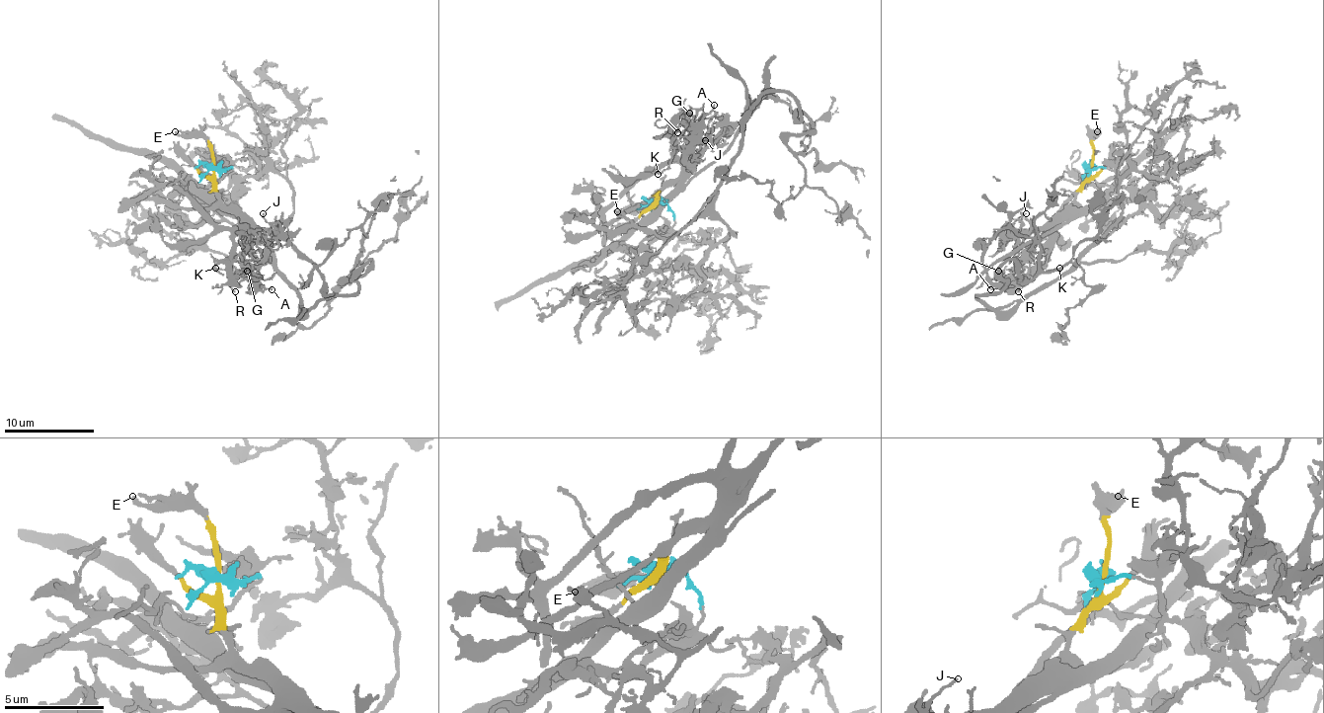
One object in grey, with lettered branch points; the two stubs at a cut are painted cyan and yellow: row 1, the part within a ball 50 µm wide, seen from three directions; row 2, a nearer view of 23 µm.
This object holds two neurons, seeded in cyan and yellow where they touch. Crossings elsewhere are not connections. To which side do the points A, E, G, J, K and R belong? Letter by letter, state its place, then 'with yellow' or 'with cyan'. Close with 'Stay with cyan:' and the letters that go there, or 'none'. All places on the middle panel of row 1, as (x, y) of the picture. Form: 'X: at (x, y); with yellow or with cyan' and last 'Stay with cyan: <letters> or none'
A: at (714, 105); with yellow
E: at (617, 211); with yellow
G: at (689, 113); with yellow
J: at (705, 140); with yellow
K: at (658, 174); with yellow
R: at (677, 132); with yellow
Stay with cyan: none

